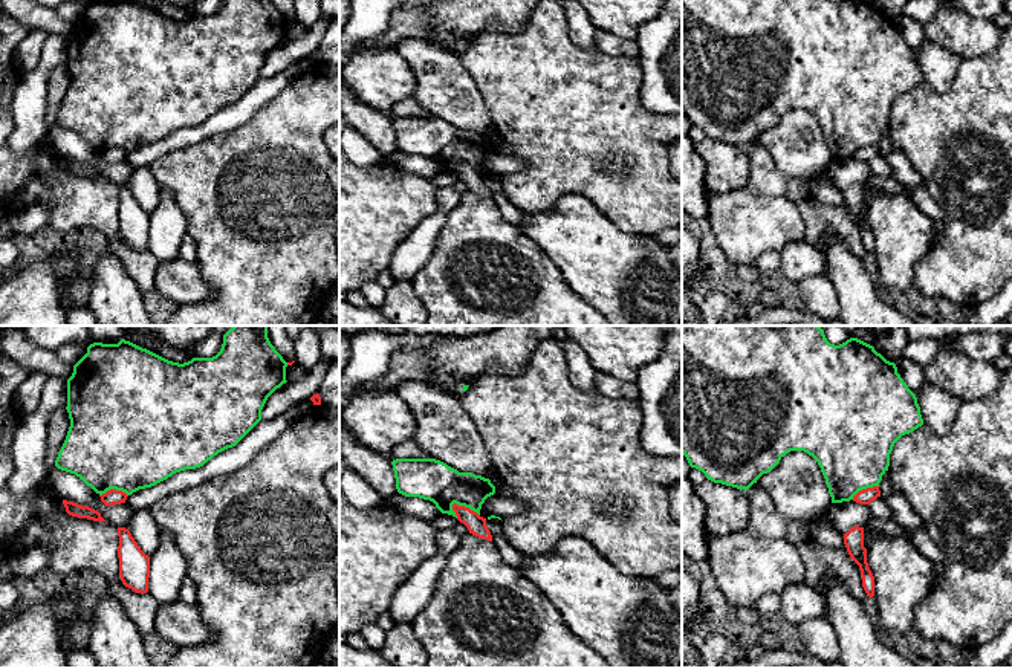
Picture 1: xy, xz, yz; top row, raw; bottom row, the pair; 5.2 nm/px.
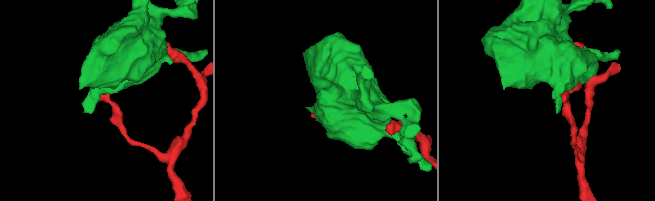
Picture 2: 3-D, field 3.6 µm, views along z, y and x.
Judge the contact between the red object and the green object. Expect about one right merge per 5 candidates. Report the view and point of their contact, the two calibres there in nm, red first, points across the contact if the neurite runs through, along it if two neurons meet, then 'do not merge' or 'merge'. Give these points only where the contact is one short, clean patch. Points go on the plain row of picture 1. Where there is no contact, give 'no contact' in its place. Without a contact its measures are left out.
contact xz (463, 164); calibres 100 and 220 nm; do not merge

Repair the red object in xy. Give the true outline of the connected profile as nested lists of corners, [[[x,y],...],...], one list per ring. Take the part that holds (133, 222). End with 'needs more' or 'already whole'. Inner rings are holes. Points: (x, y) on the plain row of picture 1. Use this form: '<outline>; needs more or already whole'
[[[118,185],[118,194],[119,234],[122,242],[136,251],[147,251],[150,214],[141,208],[128,186]]]; already whole

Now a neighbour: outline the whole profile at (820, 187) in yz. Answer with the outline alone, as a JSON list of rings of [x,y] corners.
[[[827,171],[807,180],[809,196],[827,206],[838,206],[844,202],[844,193],[839,191],[827,177]]]

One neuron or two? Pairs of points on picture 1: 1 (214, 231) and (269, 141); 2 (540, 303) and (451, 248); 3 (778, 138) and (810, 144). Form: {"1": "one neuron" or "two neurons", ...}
{"1": "one neuron", "2": "one neuron", "3": "one neuron"}

